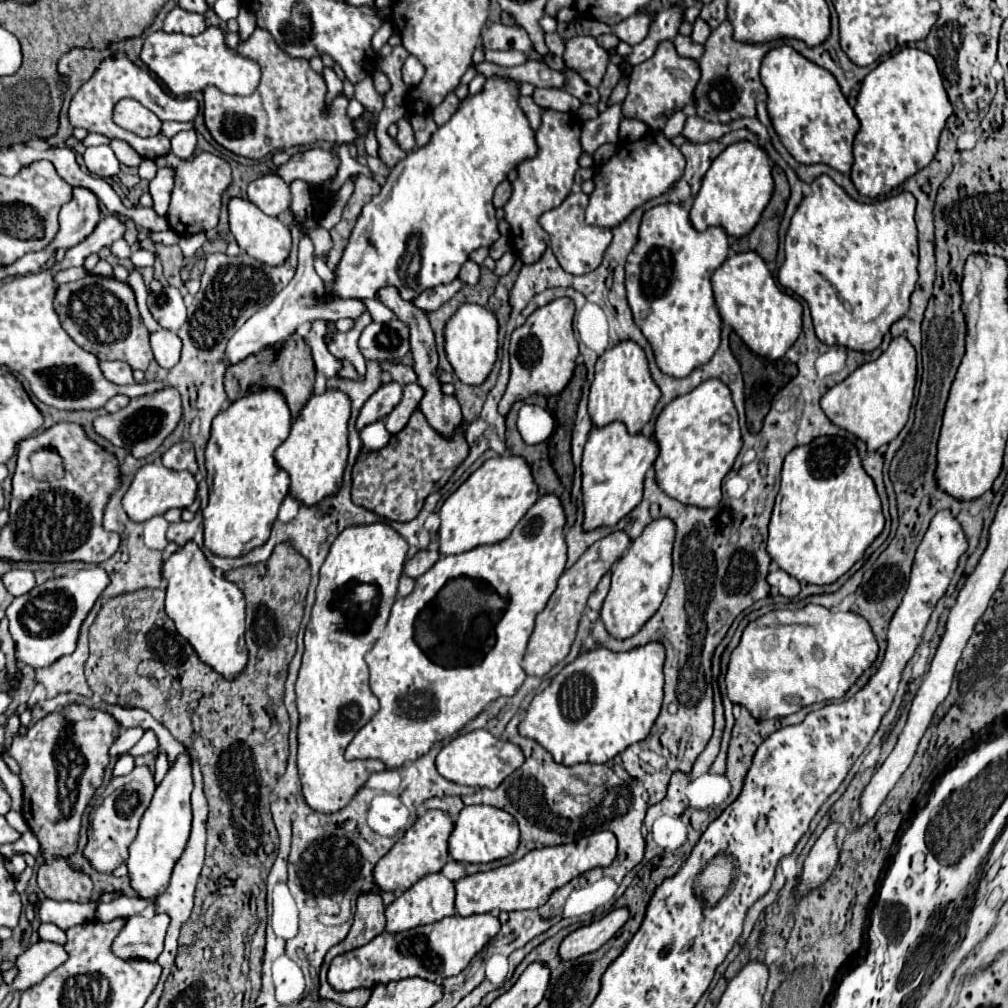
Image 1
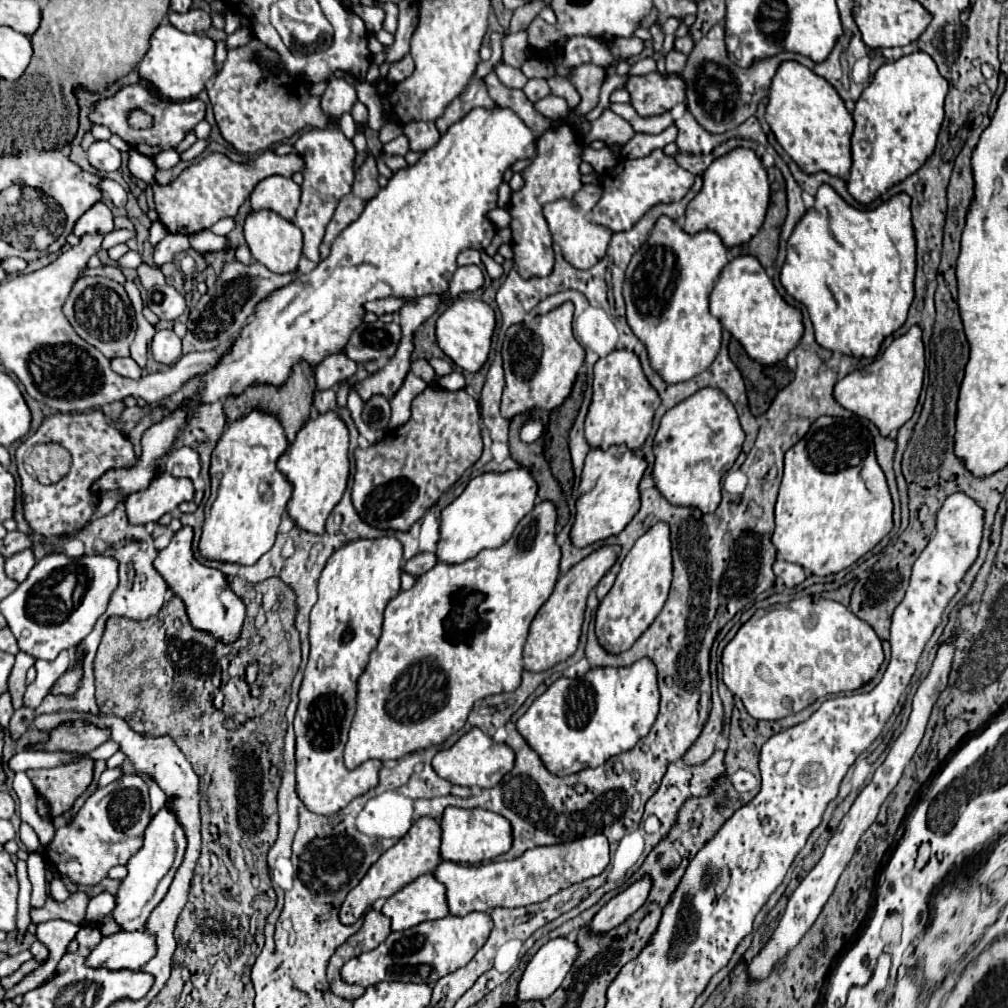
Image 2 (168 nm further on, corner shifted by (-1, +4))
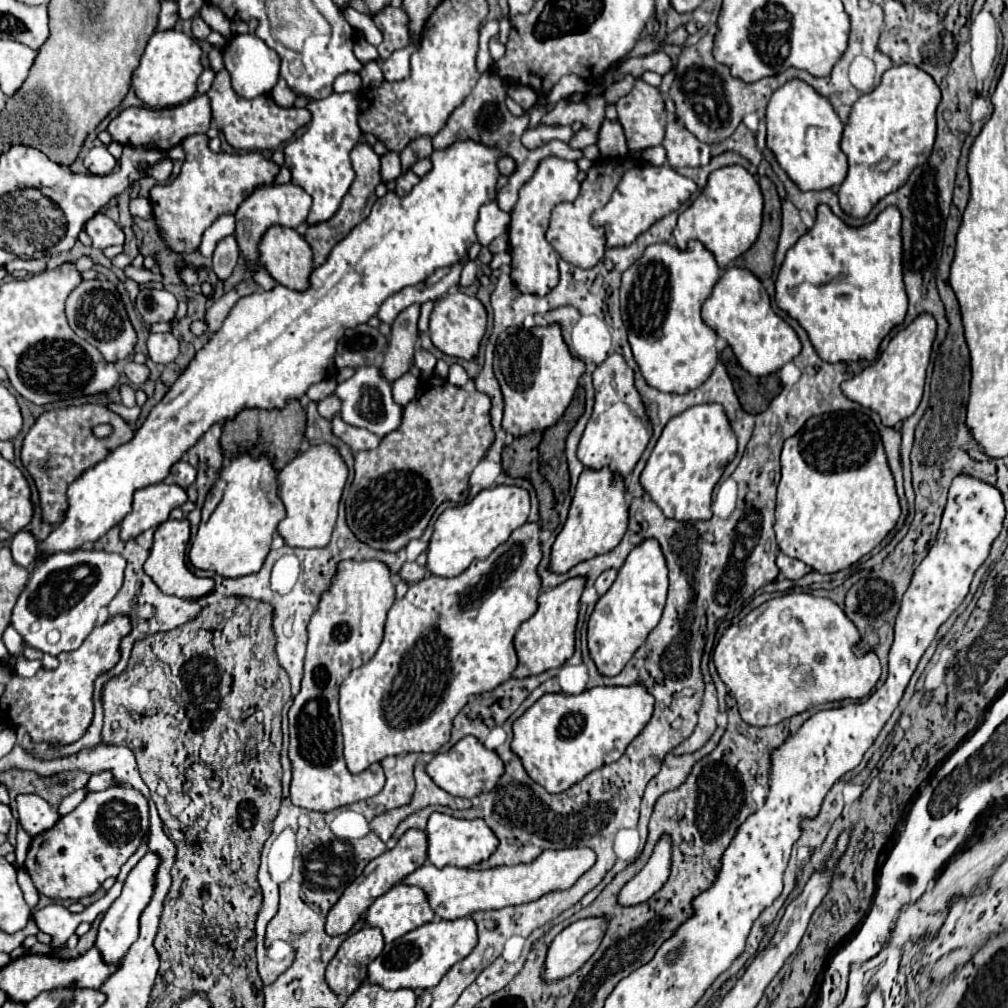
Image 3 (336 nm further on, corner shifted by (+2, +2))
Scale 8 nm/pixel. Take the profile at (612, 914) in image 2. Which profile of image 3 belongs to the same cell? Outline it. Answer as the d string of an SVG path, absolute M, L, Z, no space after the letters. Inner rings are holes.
M662 835L644 869L624 885L618 901L622 905L638 905L648 901L668 881L670 867L672 867L672 837Z

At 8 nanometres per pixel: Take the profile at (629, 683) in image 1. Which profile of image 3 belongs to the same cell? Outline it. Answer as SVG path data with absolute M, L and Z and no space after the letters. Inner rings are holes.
M630 685L630 687L594 687L580 695L562 695L562 693L550 693L538 699L530 709L520 715L512 729L512 751L520 757L526 773L542 785L548 793L562 793L574 783L582 781L588 773L596 771L598 767L612 763L622 757L628 743L644 729L644 725L652 717L654 697L642 687L642 685Z

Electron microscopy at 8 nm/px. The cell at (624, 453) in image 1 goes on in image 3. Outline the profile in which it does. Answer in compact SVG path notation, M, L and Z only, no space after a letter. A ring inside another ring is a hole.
M608 467L600 471L584 469L576 485L568 519L552 545L548 571L568 573L574 565L612 551L622 541L626 527L628 527L628 507L624 505L624 481L620 479L620 475L612 473Z

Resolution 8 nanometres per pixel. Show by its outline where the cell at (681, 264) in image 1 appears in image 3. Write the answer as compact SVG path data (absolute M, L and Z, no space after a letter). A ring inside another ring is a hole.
M692 241L688 251L680 251L670 247L668 243L650 245L644 255L624 271L622 287L620 287L620 307L622 307L622 321L628 331L628 341L634 353L634 361L640 367L646 383L662 393L676 393L684 395L696 387L700 387L718 363L716 351L716 333L702 321L700 307L712 293L712 287L718 281L718 265L714 255L700 243Z

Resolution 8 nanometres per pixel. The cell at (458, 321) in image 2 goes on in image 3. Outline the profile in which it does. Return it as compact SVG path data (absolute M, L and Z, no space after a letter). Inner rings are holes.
M452 291L434 303L434 309L430 313L430 339L442 353L458 359L472 359L478 353L484 331L486 331L486 309L476 297Z

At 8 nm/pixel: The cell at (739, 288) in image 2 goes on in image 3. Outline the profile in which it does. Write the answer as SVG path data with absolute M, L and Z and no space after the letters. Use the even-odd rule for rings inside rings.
M726 269L726 273L716 283L712 295L702 305L702 319L718 333L718 337L726 339L738 363L754 377L766 377L782 369L800 353L798 335L784 319L780 319L772 311L766 289L762 287L760 279L754 277L748 269Z

